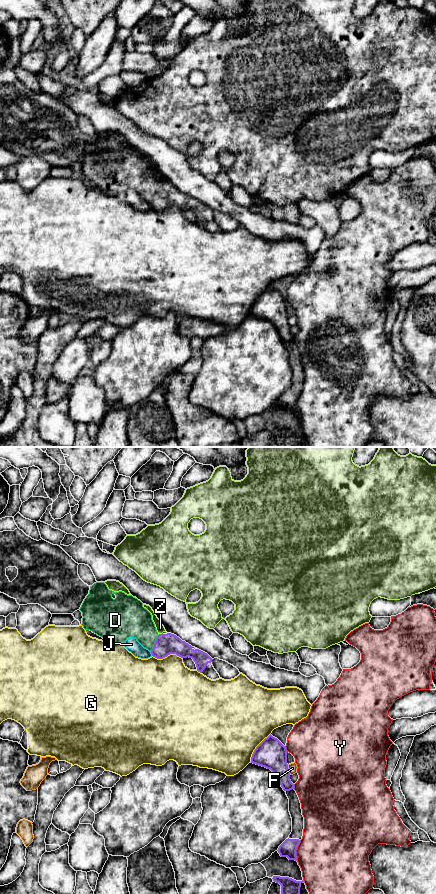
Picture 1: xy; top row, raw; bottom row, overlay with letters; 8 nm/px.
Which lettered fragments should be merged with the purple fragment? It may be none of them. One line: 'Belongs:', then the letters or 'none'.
Belongs: D

